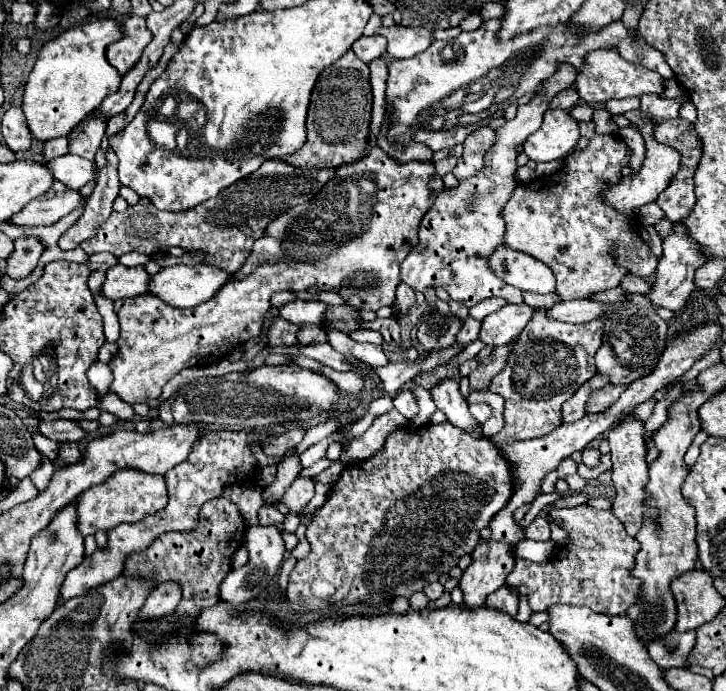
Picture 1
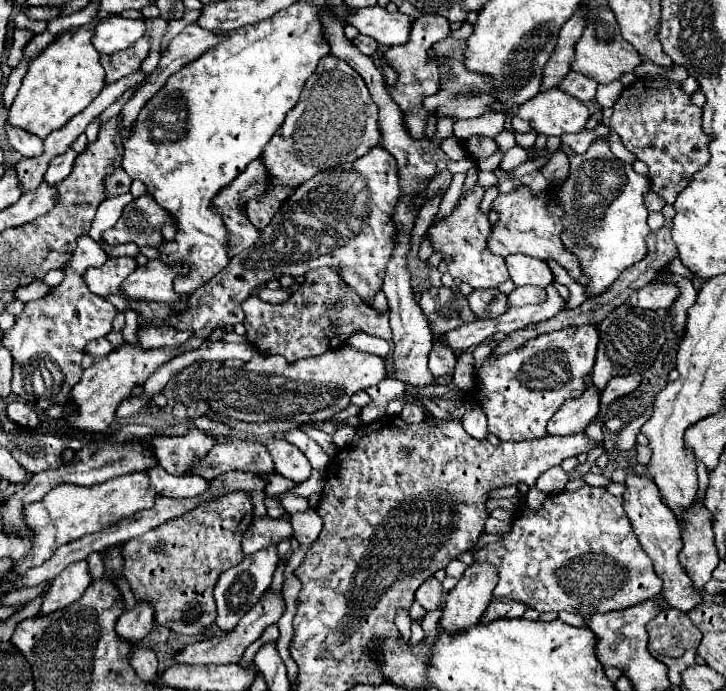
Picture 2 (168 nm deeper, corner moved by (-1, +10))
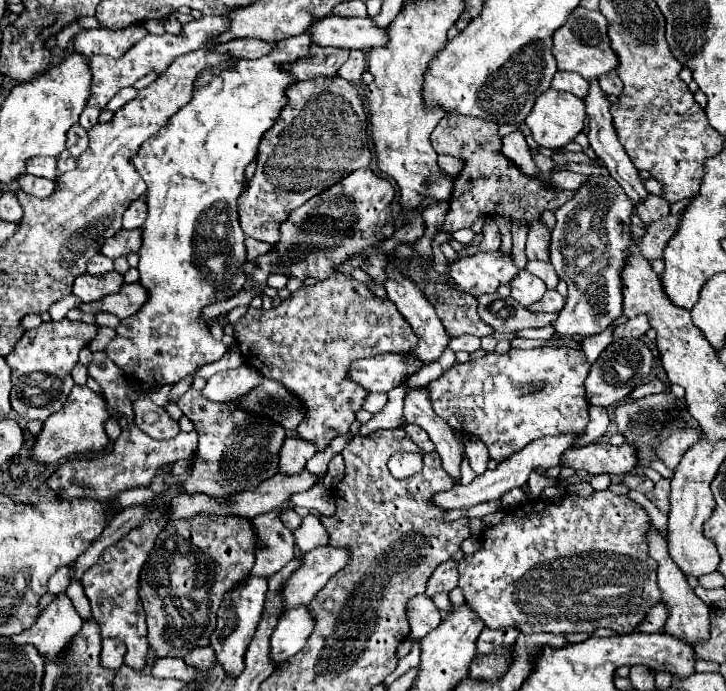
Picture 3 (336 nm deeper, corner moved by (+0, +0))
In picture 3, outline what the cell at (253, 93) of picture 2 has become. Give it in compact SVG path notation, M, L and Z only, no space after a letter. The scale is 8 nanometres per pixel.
M301 33L297 37L289 37L289 39L281 39L275 43L273 51L269 51L269 55L263 55L261 59L231 59L229 63L221 63L221 67L213 67L213 71L203 71L199 77L197 77L197 83L193 85L193 99L181 107L165 127L161 127L153 137L149 137L137 151L137 155L131 159L133 167L137 169L137 173L143 177L143 181L147 183L147 207L149 207L149 215L147 215L147 221L143 223L143 245L139 249L139 281L143 287L147 287L149 291L149 299L147 303L141 307L141 311L137 315L131 315L127 319L121 319L121 325L117 327L117 337L107 345L107 355L111 357L111 361L115 361L123 371L125 375L131 379L131 381L137 381L141 383L141 389L151 389L151 387L159 387L159 385L165 385L165 383L177 383L181 381L185 375L189 373L195 373L197 367L203 367L207 363L213 363L217 359L221 359L225 355L225 345L223 343L217 343L211 333L207 331L207 323L201 321L201 309L209 303L215 303L215 301L221 301L225 297L231 297L235 295L237 291L241 291L247 283L247 277L243 273L243 263L247 259L247 253L245 253L245 235L241 231L241 225L239 225L239 219L237 219L237 199L239 195L245 191L245 167L255 161L257 157L257 149L259 149L259 143L265 135L265 131L269 131L269 127L273 125L273 121L277 119L277 113L281 113L281 107L285 107L285 101L287 101L287 87L293 85L293 73L283 67L287 63L293 63L297 59L303 59L303 57L309 57L309 49L311 49L311 39L307 33Z

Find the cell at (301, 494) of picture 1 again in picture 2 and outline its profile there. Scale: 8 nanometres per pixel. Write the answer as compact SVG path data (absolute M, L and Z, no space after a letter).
M272 437L272 439L266 441L266 449L272 455L274 471L278 475L282 475L286 479L292 479L296 483L304 483L310 477L310 471L312 471L310 461L292 443Z

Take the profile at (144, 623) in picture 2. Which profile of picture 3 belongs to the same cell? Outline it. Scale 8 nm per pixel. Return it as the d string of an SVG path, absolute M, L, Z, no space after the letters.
M103 639L101 665L117 669L123 665L123 655L125 655L125 643L121 643L119 639Z

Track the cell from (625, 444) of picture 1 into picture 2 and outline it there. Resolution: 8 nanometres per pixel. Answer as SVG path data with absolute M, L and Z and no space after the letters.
M628 475L628 479L626 479L626 493L624 493L624 509L626 509L626 515L628 515L630 523L632 523L634 533L640 539L642 549L654 561L656 575L664 583L662 585L664 601L670 607L674 607L674 609L678 609L682 613L692 611L696 605L702 603L702 593L694 587L692 579L688 577L688 573L684 571L684 567L678 561L678 553L682 549L680 525L678 525L674 513L670 511L670 507L660 501L658 487L652 481L648 481L648 479L640 477L640 475Z

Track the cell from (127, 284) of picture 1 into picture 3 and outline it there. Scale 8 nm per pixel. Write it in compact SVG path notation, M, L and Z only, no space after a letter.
M109 271L105 275L89 275L89 273L83 273L75 279L73 283L73 293L85 301L85 303L91 303L91 301L97 301L97 299L103 299L105 295L111 295L111 293L117 293L123 285L123 275L117 273L117 271Z

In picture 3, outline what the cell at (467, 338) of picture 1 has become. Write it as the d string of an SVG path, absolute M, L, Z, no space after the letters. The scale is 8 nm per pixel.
M499 293L479 295L477 301L481 319L491 325L495 333L519 333L527 327L543 327L553 323L553 319L557 317L555 313L531 313L515 299L501 297Z

